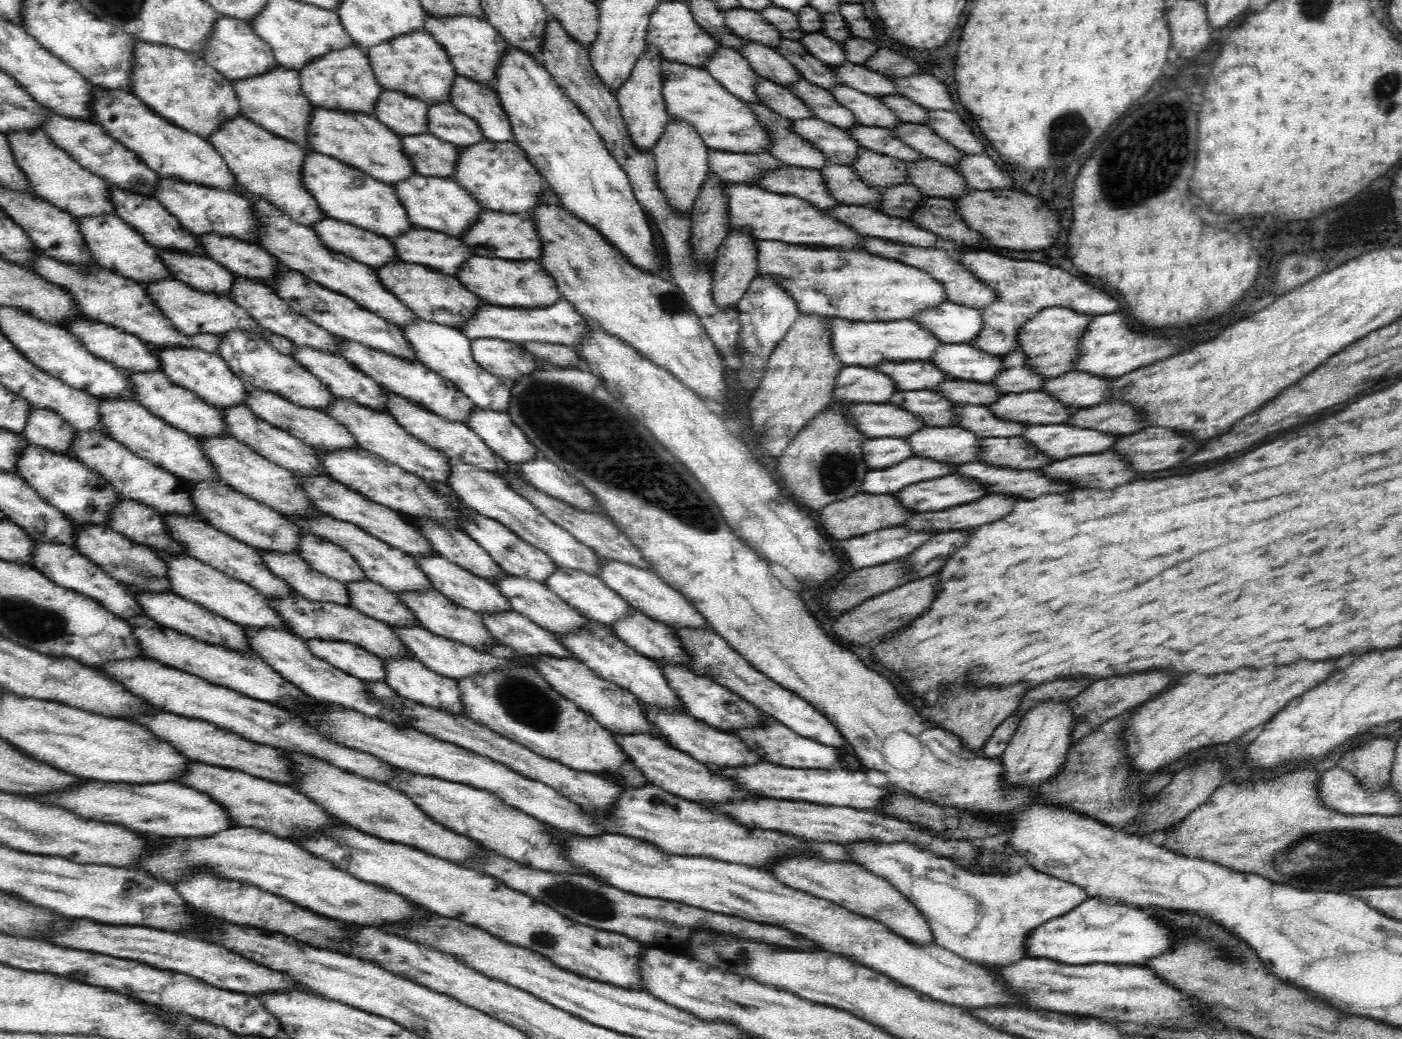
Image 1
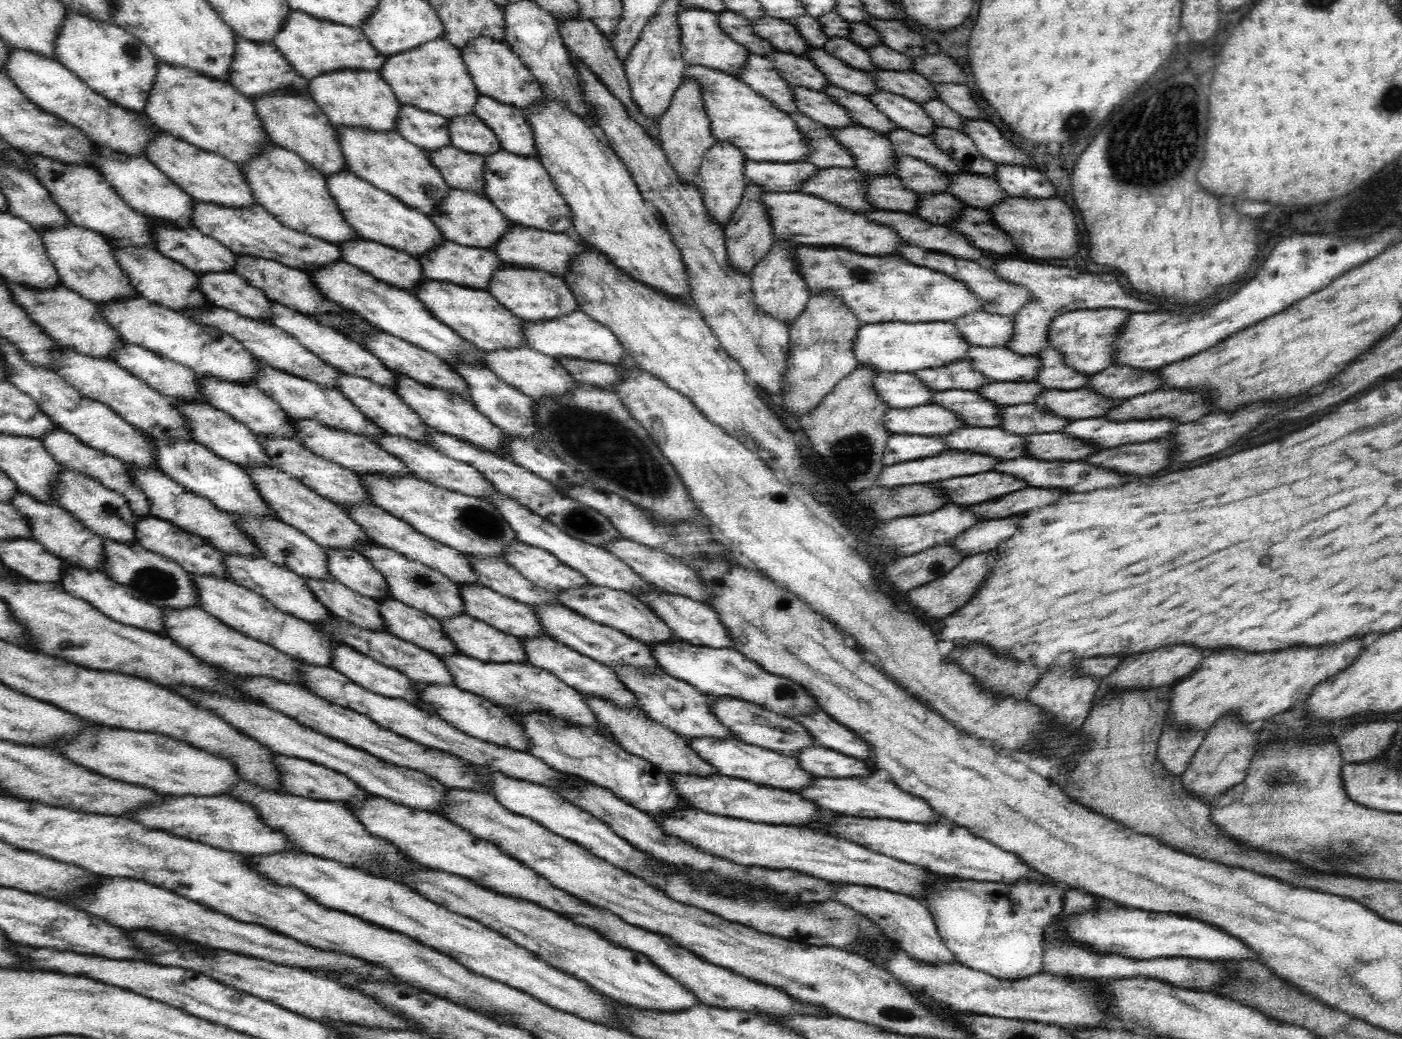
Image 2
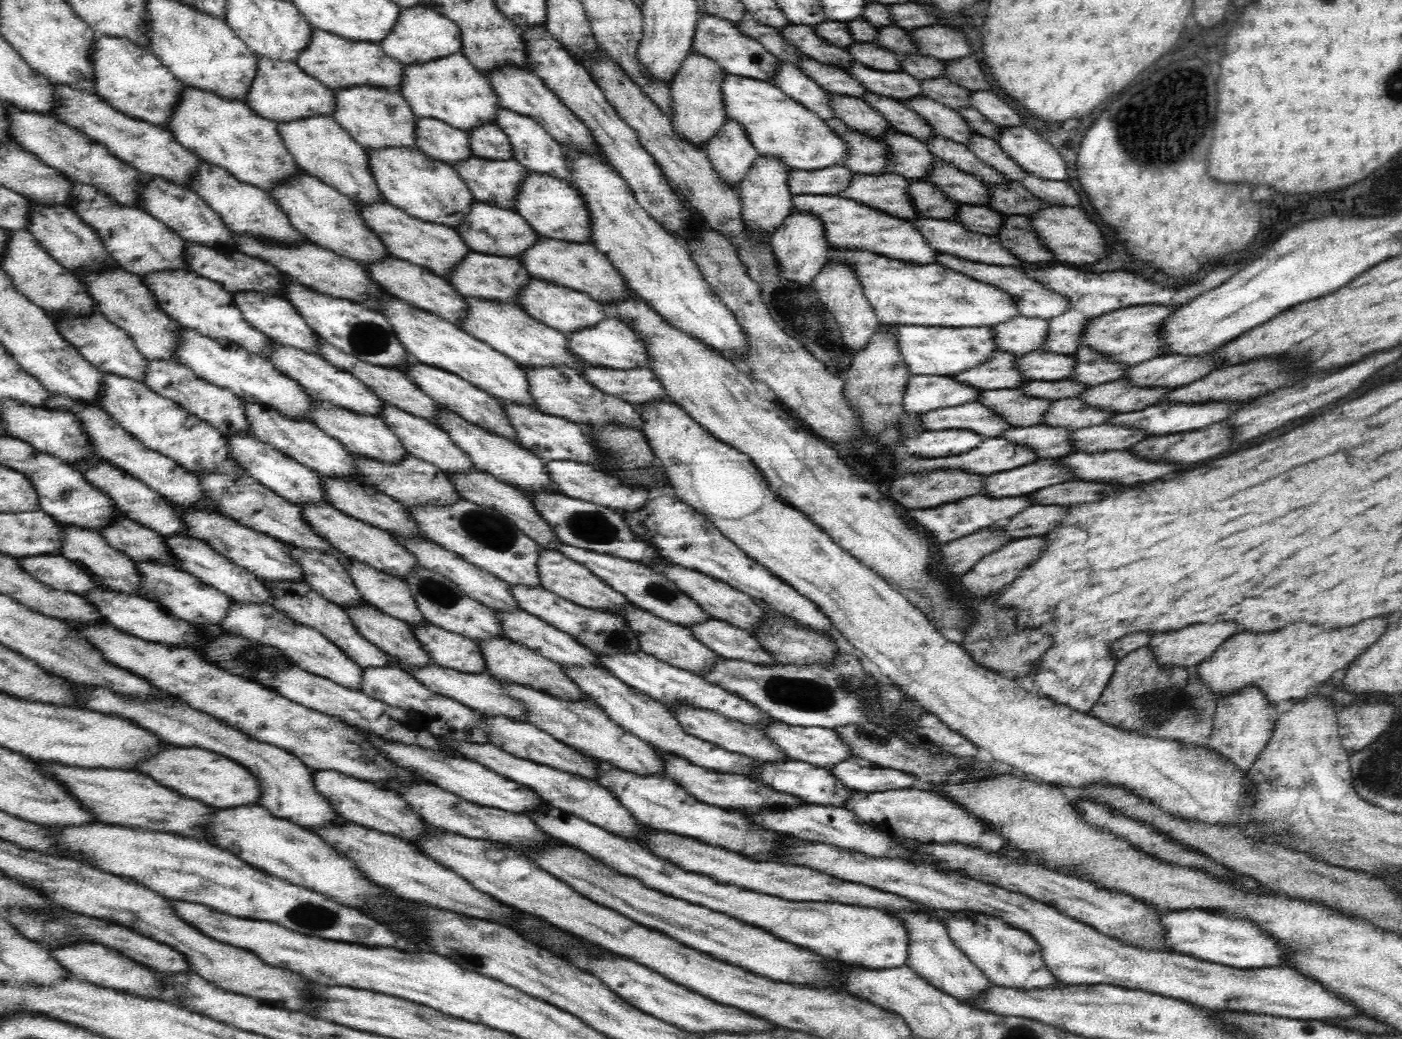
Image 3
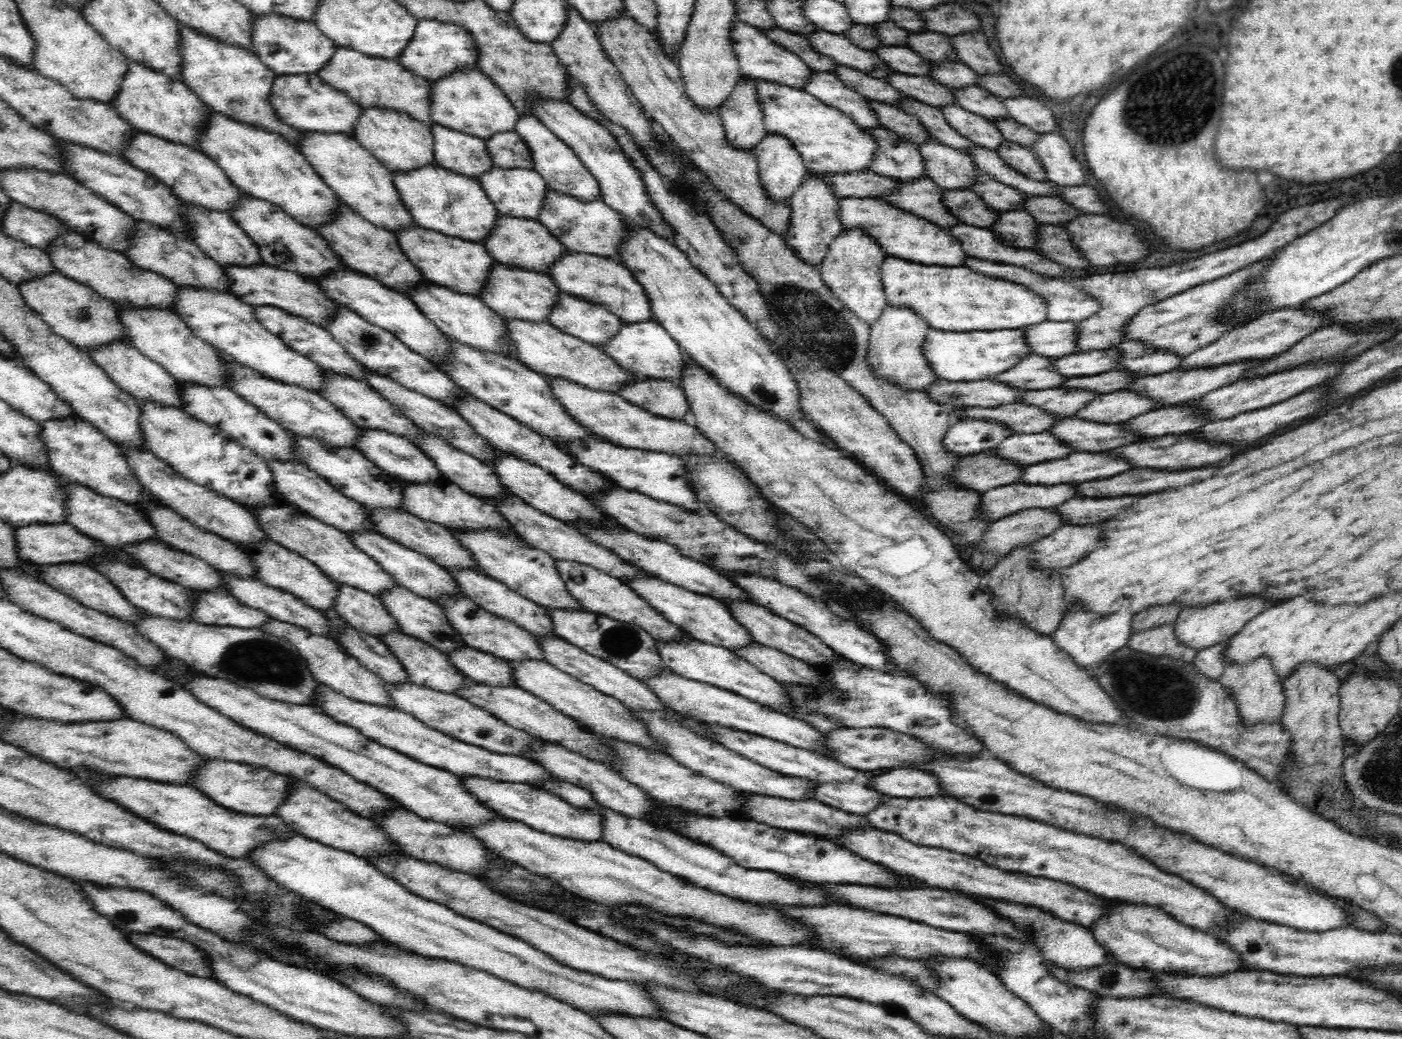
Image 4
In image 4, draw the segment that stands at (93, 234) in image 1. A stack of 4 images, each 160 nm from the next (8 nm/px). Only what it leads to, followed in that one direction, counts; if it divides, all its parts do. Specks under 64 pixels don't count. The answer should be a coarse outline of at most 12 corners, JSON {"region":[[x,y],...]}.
{"region":[[182,285],[190,330],[260,376],[321,395],[326,371],[226,292]]}

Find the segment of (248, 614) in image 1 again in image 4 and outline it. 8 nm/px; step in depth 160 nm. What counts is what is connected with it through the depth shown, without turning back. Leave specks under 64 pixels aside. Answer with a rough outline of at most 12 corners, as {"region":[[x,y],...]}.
{"region":[[288,621],[262,631],[300,652],[322,685],[363,704],[397,708],[386,683],[335,640]]}

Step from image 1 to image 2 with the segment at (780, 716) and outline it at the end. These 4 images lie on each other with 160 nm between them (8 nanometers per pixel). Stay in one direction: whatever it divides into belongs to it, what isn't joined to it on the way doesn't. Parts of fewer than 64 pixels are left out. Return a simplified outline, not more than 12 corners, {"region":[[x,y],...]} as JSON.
{"region":[[824,711],[798,716],[822,747],[860,761],[871,747]]}

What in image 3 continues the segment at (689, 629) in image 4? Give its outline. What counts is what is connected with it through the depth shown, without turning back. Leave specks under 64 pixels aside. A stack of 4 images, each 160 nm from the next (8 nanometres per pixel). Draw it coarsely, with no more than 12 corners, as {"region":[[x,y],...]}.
{"region":[[558,544],[630,604],[687,629],[714,619],[642,563]]}

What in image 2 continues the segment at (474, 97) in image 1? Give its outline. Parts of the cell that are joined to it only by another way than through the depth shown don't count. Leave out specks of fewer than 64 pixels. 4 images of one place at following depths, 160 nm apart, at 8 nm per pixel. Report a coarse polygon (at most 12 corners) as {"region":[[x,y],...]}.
{"region":[[478,96],[473,114],[505,152],[538,158],[533,130],[520,108]]}

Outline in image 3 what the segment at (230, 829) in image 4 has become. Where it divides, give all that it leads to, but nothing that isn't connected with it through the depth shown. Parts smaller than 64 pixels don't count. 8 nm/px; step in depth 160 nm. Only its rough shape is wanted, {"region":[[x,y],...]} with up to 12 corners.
{"region":[[42,764],[106,824],[194,836],[206,808],[138,771]]}

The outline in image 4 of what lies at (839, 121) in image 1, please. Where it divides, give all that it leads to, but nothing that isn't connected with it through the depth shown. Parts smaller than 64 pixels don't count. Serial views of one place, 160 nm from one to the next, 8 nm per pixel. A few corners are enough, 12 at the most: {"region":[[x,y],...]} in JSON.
{"region":[[904,99],[937,143],[964,152],[980,148],[948,124],[940,106]]}

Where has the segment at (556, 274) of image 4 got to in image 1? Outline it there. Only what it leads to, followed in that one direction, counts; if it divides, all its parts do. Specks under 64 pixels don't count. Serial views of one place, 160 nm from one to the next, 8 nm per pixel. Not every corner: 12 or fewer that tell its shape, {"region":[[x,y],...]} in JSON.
{"region":[[484,211],[462,236],[476,256],[538,261],[530,220]]}

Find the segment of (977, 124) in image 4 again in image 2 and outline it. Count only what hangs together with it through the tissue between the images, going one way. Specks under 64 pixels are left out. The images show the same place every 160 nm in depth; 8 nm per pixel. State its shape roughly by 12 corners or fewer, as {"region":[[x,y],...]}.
{"region":[[893,92],[867,96],[897,128],[930,136],[938,127],[921,104]]}

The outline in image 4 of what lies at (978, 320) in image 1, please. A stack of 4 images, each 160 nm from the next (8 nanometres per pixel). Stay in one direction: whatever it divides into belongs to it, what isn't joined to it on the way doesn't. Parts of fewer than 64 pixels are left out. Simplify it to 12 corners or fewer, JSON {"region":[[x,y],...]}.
{"region":[[1076,322],[1026,326],[1034,354],[1055,359],[1079,352]]}

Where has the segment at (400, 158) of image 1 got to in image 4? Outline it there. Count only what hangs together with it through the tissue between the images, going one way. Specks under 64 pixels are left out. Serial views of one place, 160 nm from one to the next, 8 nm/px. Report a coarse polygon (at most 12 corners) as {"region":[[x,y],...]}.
{"region":[[438,166],[393,174],[421,228],[483,244],[500,214]]}

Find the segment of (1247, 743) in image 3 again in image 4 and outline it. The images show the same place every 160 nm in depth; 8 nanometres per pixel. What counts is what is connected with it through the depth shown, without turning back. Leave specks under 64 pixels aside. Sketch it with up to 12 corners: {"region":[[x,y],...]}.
{"region":[[1268,657],[1217,678],[1247,726],[1279,722],[1282,678]]}

